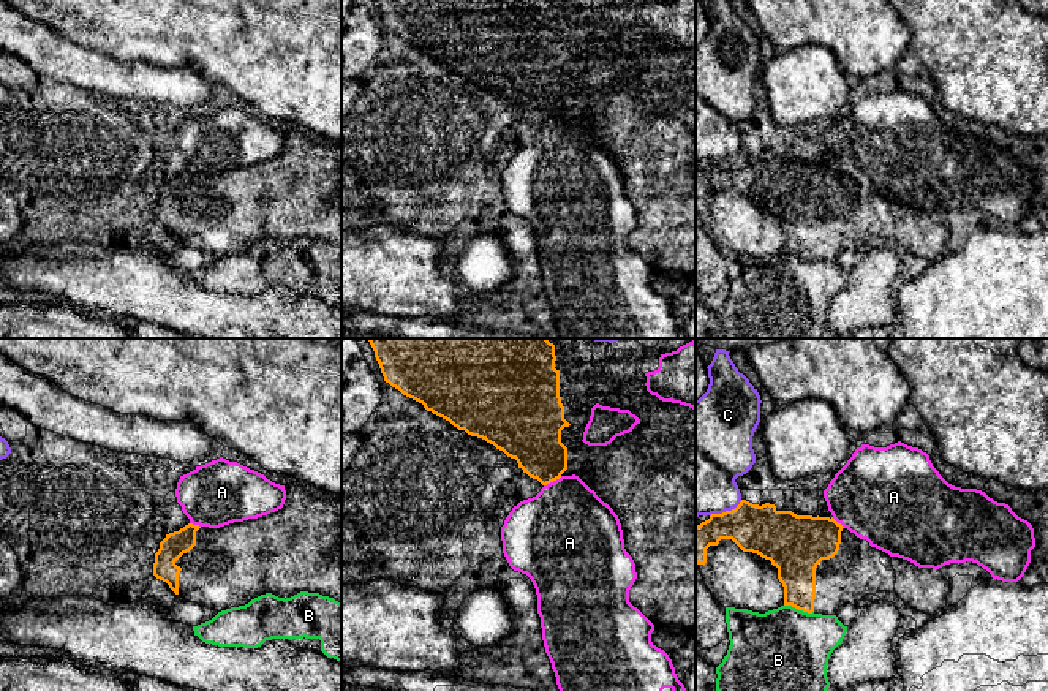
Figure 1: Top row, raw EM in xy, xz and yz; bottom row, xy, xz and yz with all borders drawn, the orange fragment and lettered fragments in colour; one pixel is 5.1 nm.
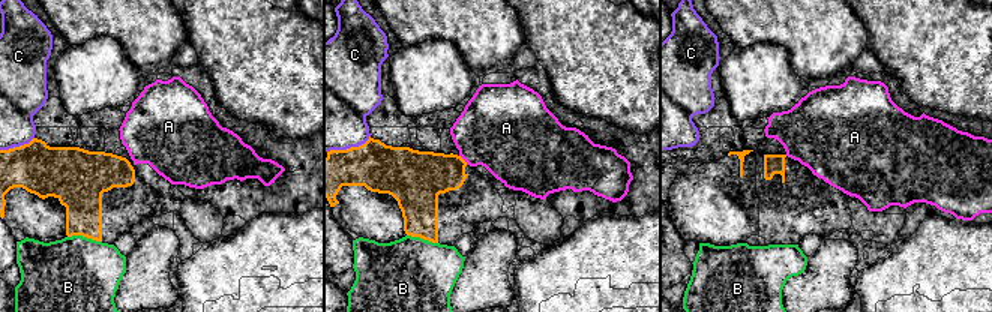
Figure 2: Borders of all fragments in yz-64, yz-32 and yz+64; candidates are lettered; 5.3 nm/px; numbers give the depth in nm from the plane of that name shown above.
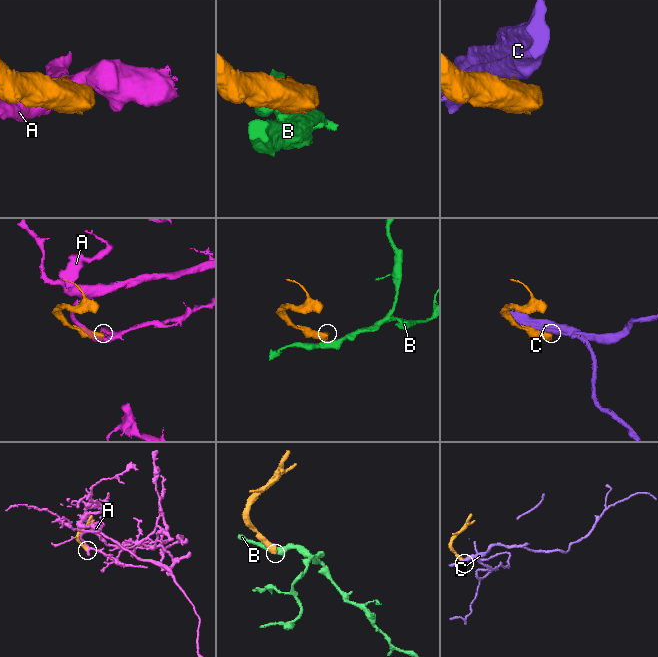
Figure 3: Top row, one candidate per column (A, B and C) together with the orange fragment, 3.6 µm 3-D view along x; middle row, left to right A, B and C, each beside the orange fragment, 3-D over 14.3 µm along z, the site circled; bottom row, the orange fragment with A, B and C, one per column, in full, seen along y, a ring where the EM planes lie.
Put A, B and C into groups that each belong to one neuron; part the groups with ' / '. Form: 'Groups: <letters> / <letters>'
Groups: A / B / C

